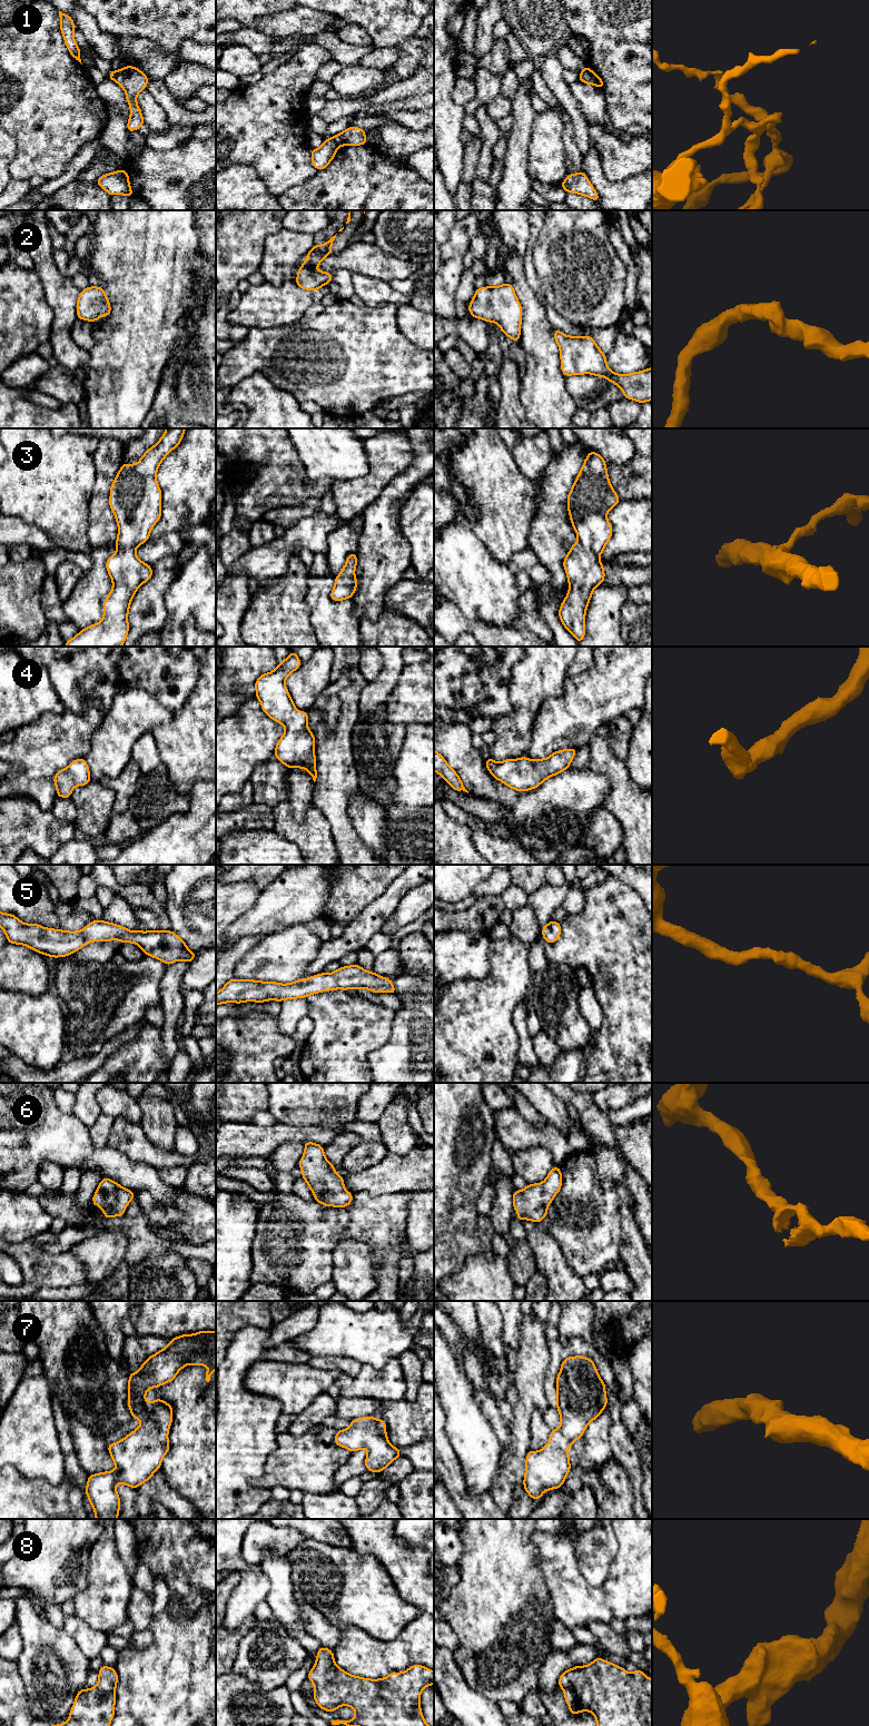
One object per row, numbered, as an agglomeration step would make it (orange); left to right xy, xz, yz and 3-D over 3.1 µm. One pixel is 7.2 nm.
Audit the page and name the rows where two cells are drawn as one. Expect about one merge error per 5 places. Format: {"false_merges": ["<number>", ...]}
{"false_merges": ["1"]}

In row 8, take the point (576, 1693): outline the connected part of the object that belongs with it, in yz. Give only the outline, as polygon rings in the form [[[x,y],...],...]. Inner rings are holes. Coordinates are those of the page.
[[[596,1657],[586,1666],[575,1666],[561,1674],[559,1686],[564,1692],[571,1715],[591,1712],[596,1718],[596,1726],[652,1726],[652,1679],[640,1669],[630,1674],[623,1667]]]

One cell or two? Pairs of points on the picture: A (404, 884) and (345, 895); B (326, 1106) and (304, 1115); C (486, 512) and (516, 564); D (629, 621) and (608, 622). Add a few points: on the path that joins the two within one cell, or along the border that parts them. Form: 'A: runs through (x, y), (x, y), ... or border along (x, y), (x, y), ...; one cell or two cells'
A: border along (398, 876), (368, 905); two cells
B: runs through (321, 1106), (313, 1106), (309, 1110); one cell
C: border along (527, 545), (517, 551), (506, 563); two cells
D: border along (626, 600), (621, 608), (621, 634); two cells

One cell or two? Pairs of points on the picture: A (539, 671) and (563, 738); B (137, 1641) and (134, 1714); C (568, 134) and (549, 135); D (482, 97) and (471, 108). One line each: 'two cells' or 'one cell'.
A: two cells
B: two cells
C: two cells
D: one cell

